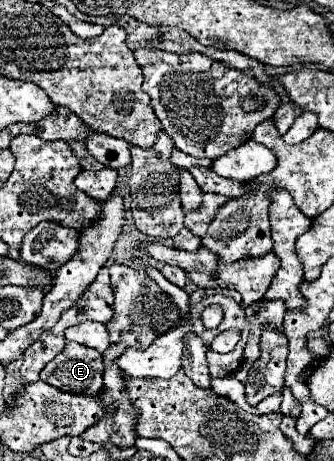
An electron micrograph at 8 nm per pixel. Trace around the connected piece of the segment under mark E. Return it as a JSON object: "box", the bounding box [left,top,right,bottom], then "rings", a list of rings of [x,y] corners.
{"box":[41,342,103,394],"rings":[[[67,342],[65,350],[41,370],[41,380],[75,394],[99,394],[103,388],[103,356],[77,342]]]}

